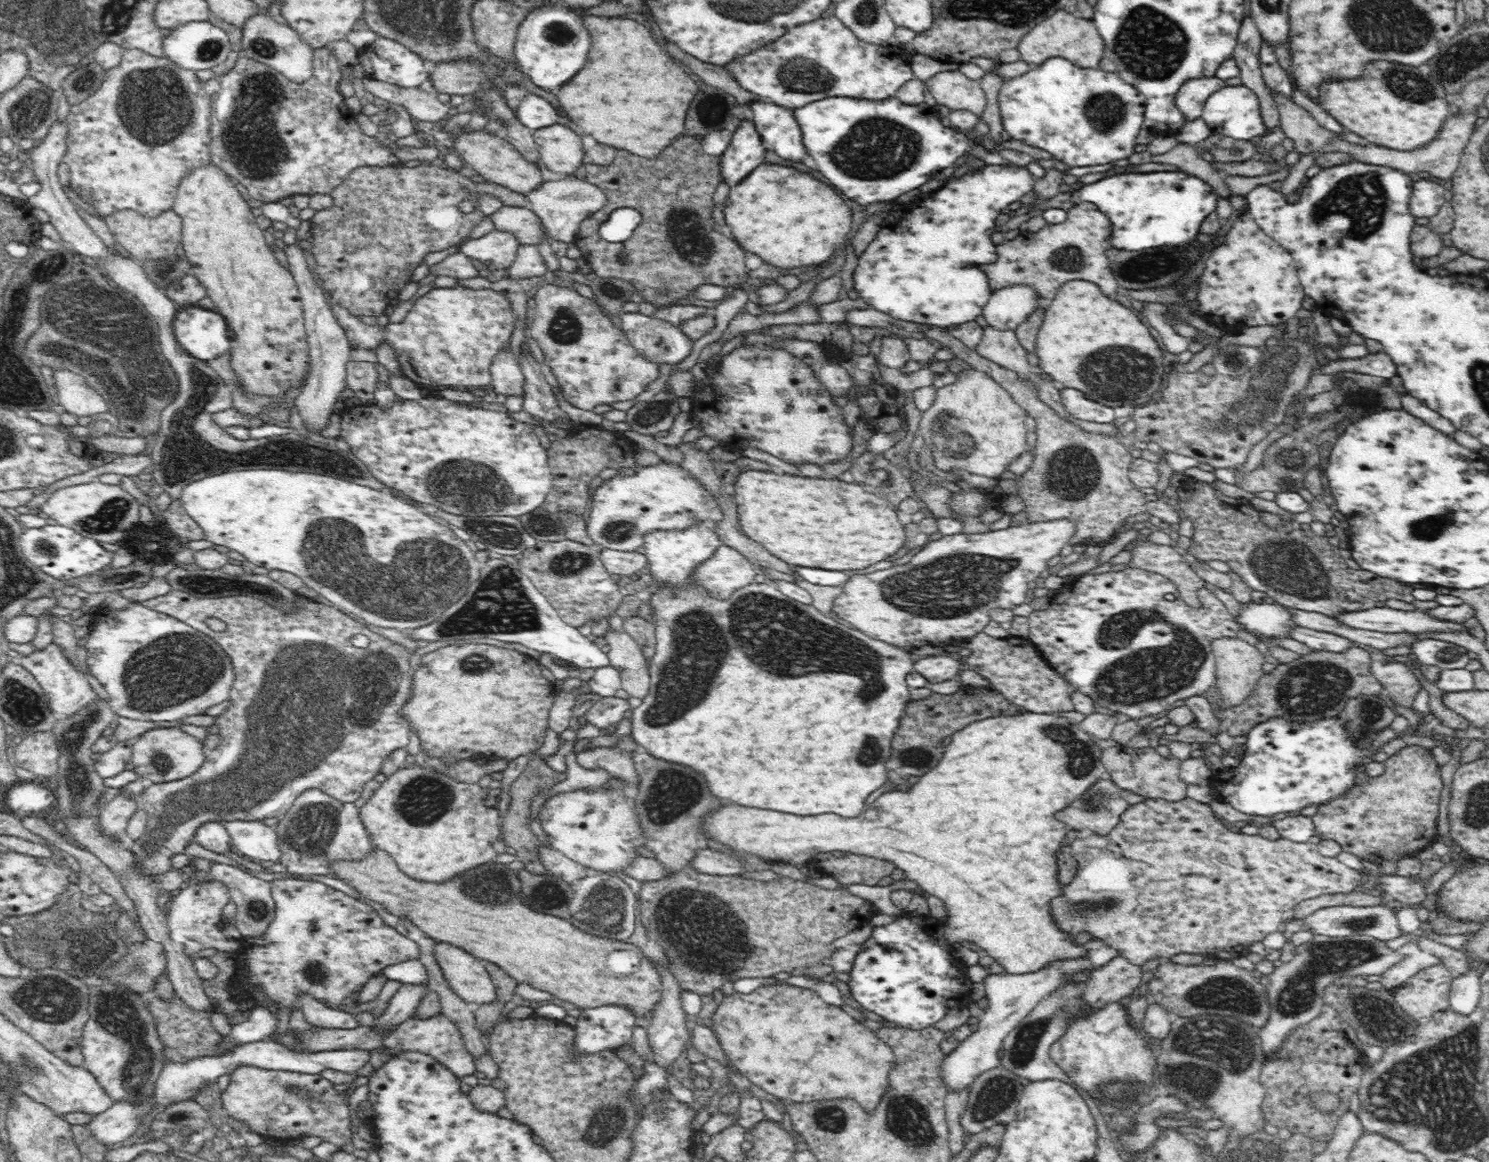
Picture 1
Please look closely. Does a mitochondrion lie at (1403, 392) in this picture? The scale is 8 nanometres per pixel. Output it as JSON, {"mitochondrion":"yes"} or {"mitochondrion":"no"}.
{"mitochondrion":"no"}

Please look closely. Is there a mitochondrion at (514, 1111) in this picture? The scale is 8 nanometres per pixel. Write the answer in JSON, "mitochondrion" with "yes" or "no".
{"mitochondrion":"no"}

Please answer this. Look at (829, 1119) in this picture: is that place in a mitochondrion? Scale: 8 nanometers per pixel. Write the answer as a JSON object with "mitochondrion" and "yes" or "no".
{"mitochondrion":"yes"}

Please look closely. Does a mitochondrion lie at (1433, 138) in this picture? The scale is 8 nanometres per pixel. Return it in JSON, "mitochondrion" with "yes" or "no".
{"mitochondrion":"no"}

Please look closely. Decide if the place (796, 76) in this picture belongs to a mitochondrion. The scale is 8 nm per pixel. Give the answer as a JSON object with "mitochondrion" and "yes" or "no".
{"mitochondrion":"yes"}

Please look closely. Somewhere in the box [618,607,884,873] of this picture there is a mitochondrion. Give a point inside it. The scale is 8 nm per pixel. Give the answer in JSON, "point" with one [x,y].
{"point":[673,791]}

